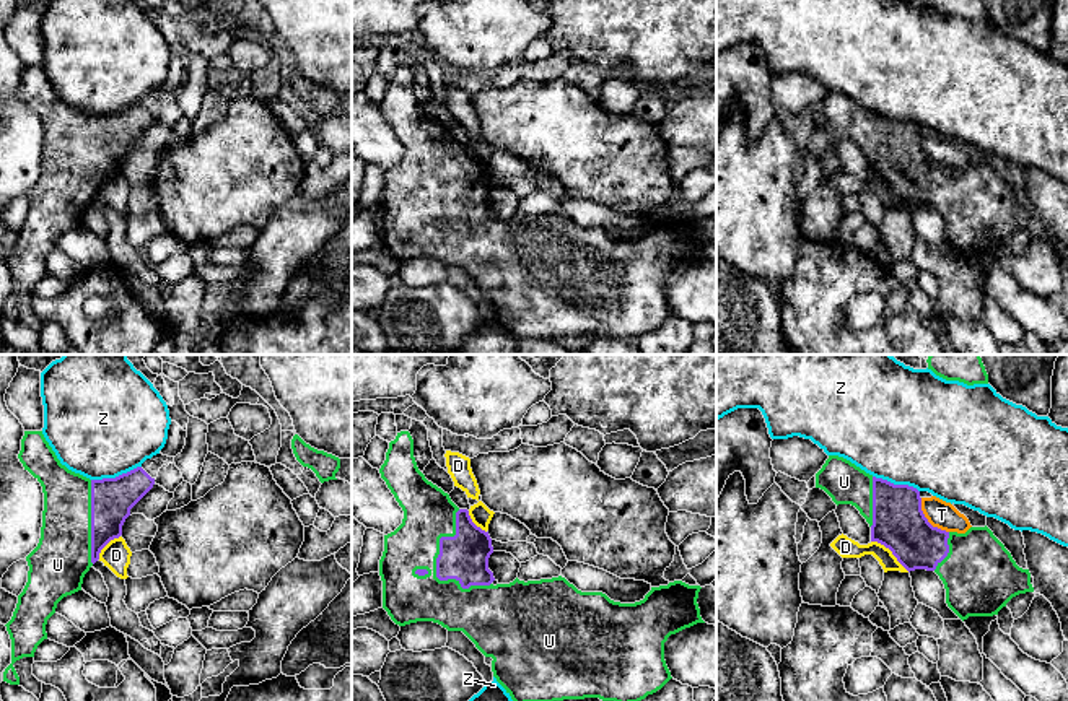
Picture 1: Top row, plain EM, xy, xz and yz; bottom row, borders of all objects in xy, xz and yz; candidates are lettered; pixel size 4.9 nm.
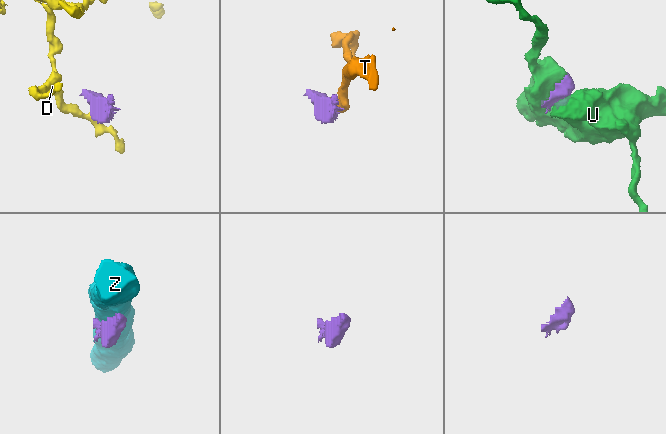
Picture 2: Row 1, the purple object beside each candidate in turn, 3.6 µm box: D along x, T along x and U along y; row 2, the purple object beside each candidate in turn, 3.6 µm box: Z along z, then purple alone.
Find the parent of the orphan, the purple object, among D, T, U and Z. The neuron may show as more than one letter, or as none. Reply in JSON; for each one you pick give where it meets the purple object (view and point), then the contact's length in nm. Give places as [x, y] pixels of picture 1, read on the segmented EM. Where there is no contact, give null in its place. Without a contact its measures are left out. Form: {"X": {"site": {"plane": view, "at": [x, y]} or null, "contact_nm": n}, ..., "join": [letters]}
{"U": {"site": {"plane": "xz", "at": [437, 565]}, "contact_nm": 420}, "join": ["U"]}

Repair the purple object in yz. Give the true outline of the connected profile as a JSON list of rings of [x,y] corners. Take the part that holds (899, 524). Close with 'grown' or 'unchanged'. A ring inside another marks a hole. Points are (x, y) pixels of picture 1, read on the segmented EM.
[[[829,455],[816,473],[816,488],[824,490],[837,506],[855,506],[871,527],[871,542],[889,548],[908,573],[934,571],[944,584],[948,607],[962,621],[998,615],[1013,597],[1034,592],[1029,569],[1016,564],[987,525],[970,527],[965,533],[933,527],[921,511],[920,491],[913,486],[876,478],[843,457]]]; grown

